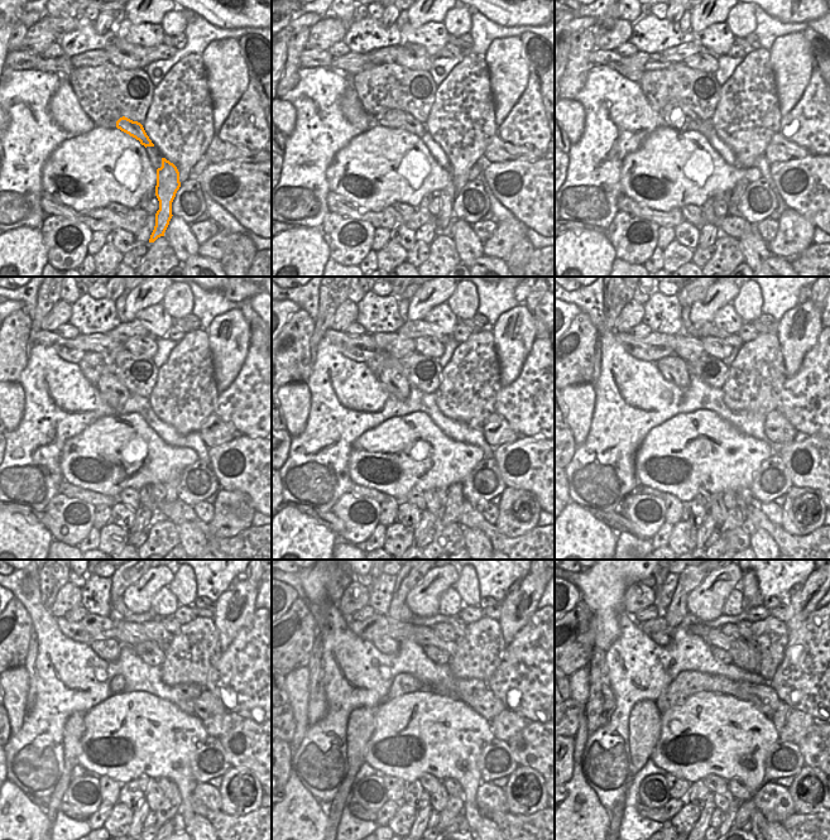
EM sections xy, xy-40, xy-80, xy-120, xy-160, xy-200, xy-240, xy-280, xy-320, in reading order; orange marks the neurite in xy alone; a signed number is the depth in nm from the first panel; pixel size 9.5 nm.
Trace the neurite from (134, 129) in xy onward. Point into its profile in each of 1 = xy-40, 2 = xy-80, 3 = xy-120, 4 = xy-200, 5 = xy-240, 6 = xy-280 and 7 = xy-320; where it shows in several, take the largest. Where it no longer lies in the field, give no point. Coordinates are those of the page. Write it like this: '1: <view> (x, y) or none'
1: xy-40 (393, 119)
2: xy-80 (679, 116)
3: xy-120 (115, 394)
4: xy-200 (673, 369)
5: xy-240 (109, 649)
6: xy-280 (388, 646)
7: xy-320 (661, 638)

